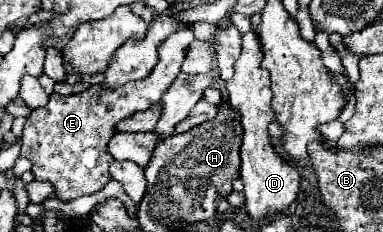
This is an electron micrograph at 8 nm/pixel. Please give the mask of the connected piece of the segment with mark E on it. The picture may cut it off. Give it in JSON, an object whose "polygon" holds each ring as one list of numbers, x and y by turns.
{"polygon":[[191,28,171,34,159,46,159,62,155,70,139,82,113,90,105,88,105,84,95,84,85,92,71,96,53,94,47,106,33,110,25,122,21,144,21,156,33,162,33,178,39,182,51,182,57,190,57,198,63,202,101,190,111,180,109,164,113,158,107,152,107,140,111,140,117,132,117,122,133,116,135,112,143,112,161,100,163,92,167,92,169,84,177,78,191,40]]}

